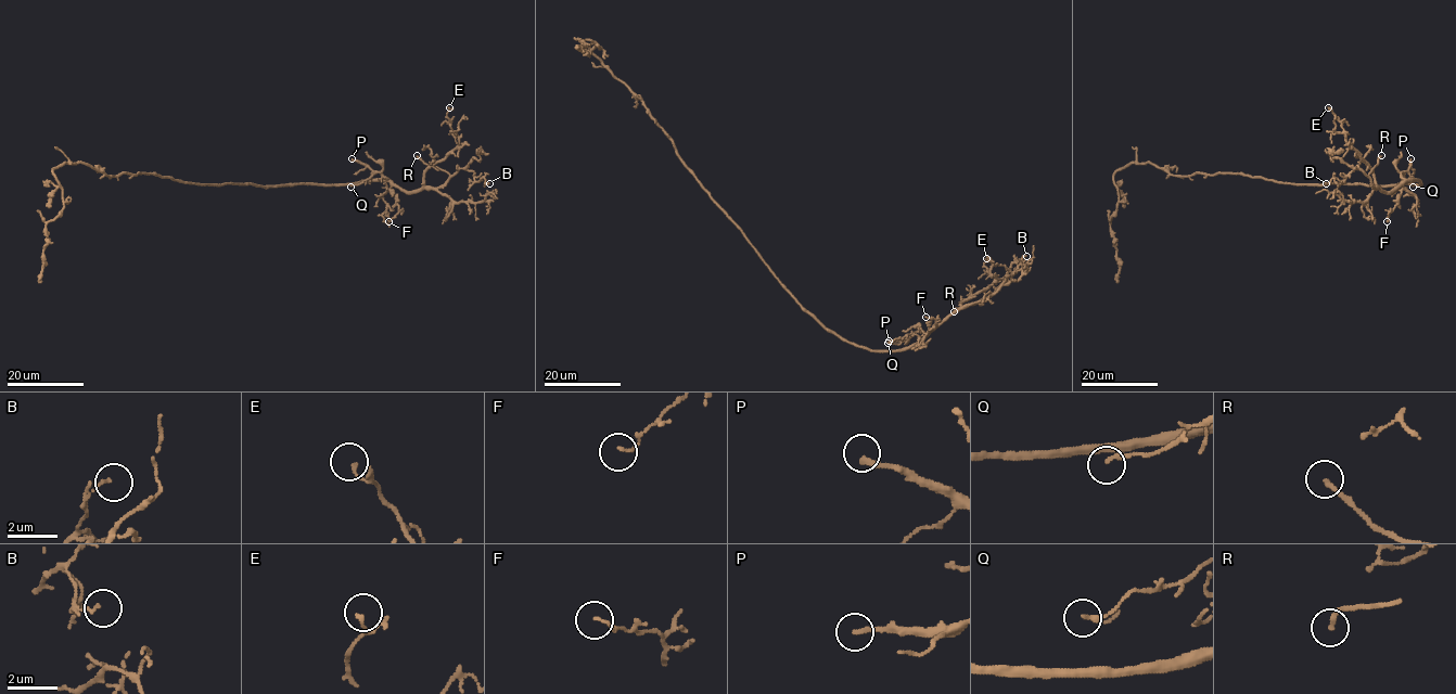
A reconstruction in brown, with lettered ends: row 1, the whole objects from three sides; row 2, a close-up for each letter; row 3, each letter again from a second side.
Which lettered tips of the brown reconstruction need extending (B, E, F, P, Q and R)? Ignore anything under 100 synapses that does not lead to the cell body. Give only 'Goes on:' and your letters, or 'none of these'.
Goes on: R

